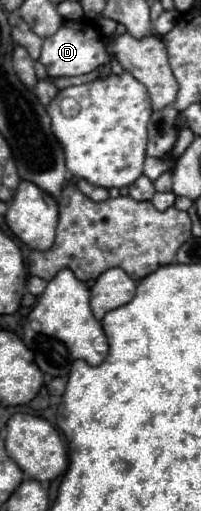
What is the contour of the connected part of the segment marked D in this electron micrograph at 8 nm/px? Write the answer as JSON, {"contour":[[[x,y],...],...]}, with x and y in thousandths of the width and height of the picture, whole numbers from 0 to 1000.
{"contour":[[[323,41],[274,68],[214,80],[194,119],[234,131],[244,151],[383,151],[383,147],[453,143],[473,135],[493,135],[493,151],[552,147],[552,119],[542,119],[542,108],[522,104],[512,72],[433,41]]]}

